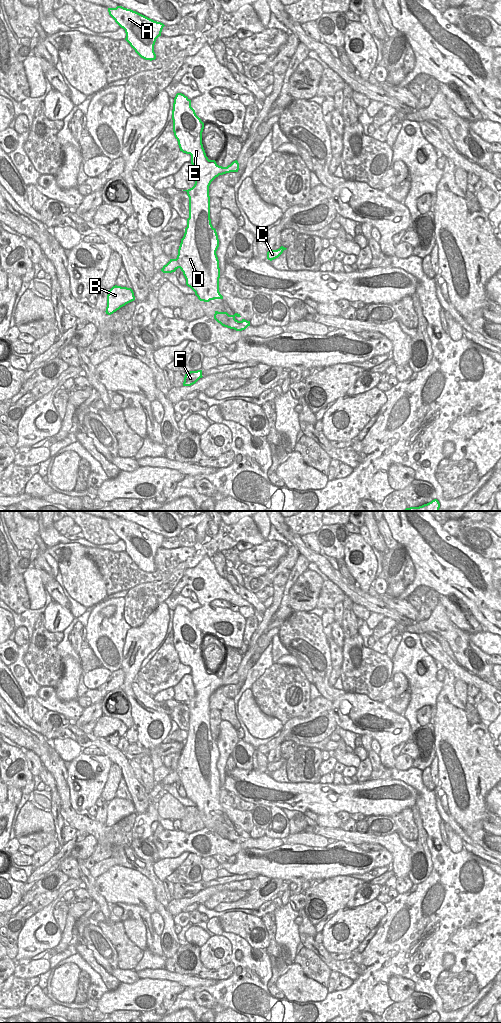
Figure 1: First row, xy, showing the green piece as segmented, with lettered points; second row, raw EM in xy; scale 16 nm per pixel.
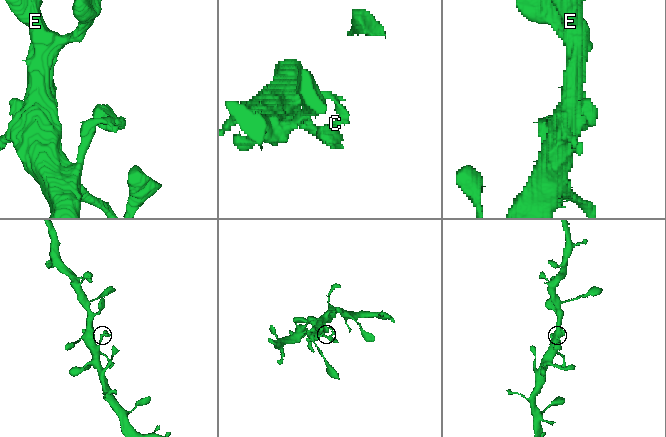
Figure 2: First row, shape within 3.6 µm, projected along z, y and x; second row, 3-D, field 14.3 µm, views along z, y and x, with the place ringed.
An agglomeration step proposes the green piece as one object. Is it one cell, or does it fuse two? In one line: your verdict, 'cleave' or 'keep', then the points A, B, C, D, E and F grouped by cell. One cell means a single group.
keep; A B C D E F

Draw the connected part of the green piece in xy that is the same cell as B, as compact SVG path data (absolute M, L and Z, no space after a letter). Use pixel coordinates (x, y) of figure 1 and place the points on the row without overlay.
M113 798L108 802L106 826L111 827L121 819L135 812L134 804L131 800Z

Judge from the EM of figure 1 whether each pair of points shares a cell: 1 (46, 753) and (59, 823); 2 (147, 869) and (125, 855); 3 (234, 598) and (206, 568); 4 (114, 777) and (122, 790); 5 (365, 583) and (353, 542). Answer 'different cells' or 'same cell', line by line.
1: different cells
2: same cell
3: same cell
4: different cells
5: same cell

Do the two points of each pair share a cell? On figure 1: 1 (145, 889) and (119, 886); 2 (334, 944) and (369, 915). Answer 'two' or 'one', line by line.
1: one
2: one

